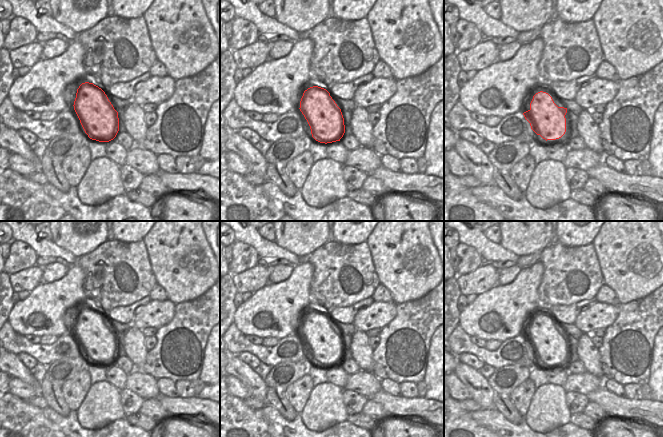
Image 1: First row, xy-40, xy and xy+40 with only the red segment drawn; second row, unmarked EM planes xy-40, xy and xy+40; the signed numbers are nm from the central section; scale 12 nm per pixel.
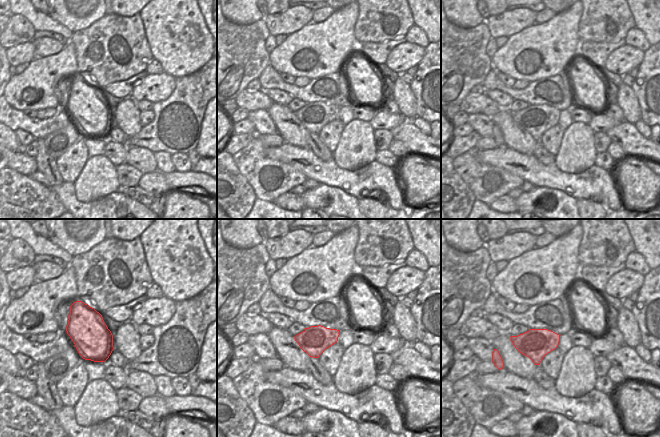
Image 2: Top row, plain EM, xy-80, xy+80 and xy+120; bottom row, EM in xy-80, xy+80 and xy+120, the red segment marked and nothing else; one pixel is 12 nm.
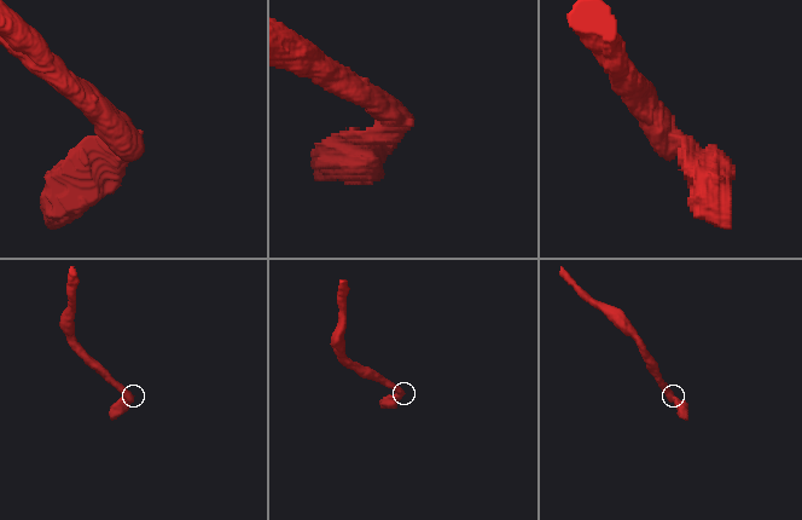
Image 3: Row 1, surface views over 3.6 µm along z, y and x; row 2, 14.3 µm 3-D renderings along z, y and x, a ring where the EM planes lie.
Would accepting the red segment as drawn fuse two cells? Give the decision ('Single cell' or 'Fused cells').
Fused cells.

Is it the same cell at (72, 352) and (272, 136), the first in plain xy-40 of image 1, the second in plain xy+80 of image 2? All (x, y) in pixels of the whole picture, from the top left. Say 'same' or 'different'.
different

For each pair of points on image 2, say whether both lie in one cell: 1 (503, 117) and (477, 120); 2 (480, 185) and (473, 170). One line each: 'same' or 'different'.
1: different
2: different

